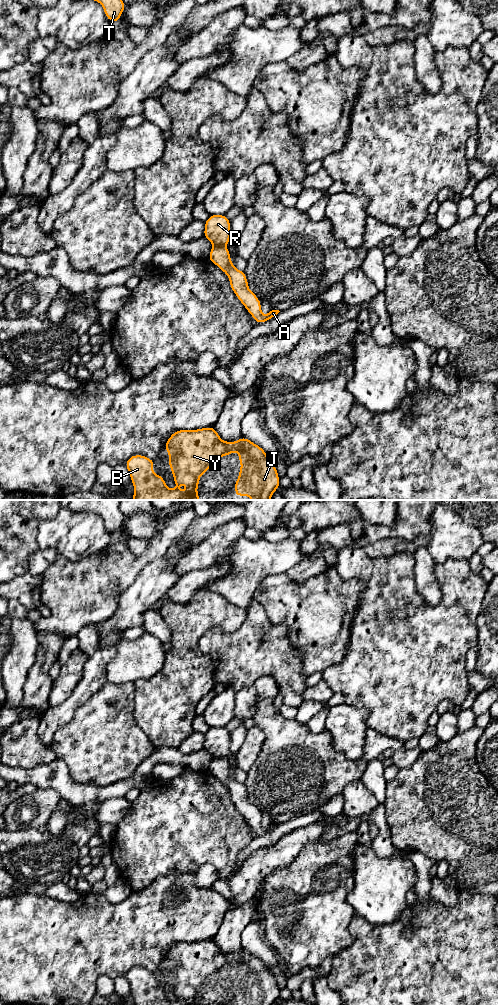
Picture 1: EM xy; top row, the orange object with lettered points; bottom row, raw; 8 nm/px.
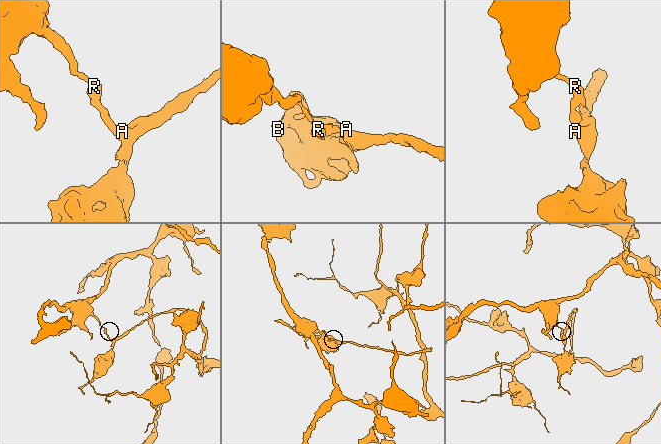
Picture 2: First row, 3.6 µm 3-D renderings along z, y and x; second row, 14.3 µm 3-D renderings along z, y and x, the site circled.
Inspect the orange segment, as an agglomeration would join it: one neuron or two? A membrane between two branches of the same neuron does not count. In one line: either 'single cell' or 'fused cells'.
fused cells

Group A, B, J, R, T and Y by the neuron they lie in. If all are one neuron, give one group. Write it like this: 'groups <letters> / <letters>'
groups A B J Y / R T

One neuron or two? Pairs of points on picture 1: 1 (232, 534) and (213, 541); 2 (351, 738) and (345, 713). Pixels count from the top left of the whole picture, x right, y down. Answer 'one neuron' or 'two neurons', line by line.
1: one neuron
2: one neuron

